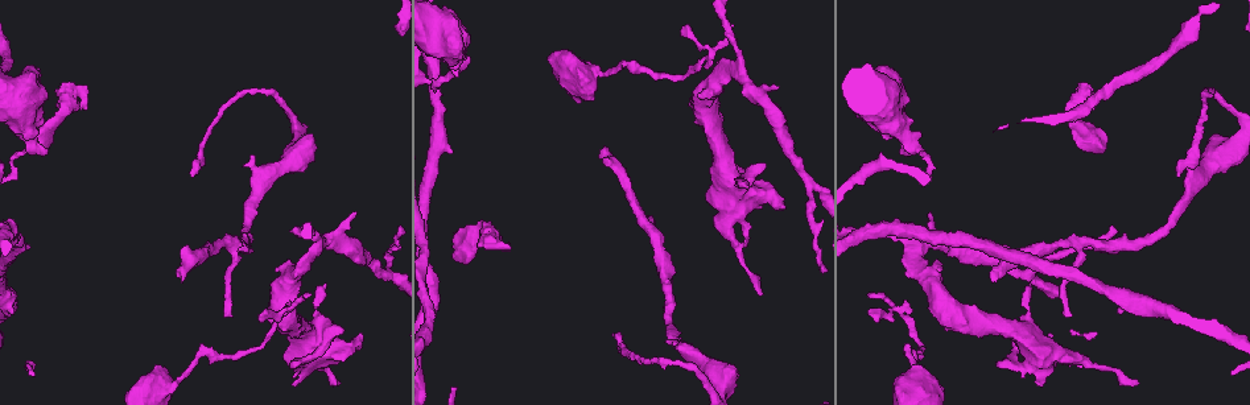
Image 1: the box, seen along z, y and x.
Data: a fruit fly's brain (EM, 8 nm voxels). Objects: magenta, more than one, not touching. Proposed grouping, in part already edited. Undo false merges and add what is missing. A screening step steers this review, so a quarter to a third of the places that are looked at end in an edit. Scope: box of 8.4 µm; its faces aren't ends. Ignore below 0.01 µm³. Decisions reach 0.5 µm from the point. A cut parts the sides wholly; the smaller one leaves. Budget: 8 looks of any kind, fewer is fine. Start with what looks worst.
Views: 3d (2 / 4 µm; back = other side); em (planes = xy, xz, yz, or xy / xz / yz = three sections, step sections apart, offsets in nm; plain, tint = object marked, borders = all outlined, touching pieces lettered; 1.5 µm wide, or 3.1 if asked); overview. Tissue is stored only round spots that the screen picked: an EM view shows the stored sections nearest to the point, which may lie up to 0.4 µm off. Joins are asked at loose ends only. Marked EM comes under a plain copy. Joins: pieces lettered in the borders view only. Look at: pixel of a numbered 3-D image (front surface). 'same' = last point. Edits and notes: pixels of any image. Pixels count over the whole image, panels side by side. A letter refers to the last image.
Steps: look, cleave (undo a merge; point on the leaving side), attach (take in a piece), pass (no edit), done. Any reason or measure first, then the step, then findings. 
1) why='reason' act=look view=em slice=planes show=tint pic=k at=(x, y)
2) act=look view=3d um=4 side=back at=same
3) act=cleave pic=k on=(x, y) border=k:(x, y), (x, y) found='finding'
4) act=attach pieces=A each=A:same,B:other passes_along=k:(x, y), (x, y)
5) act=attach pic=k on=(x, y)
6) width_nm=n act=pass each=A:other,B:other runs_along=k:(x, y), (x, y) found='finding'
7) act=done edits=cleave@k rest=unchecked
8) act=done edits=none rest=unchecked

why='an open end' act=look view=3d um=2 pic=1 at=(458, 258)

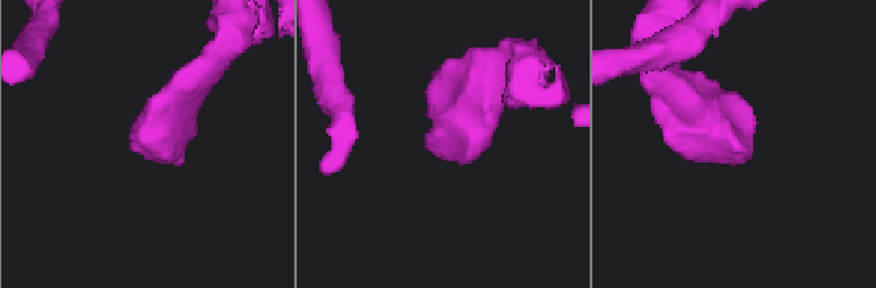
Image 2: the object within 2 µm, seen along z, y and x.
why='need the tissue' act=look view=em slice=planes show=borders pic=2 at=(739, 155)

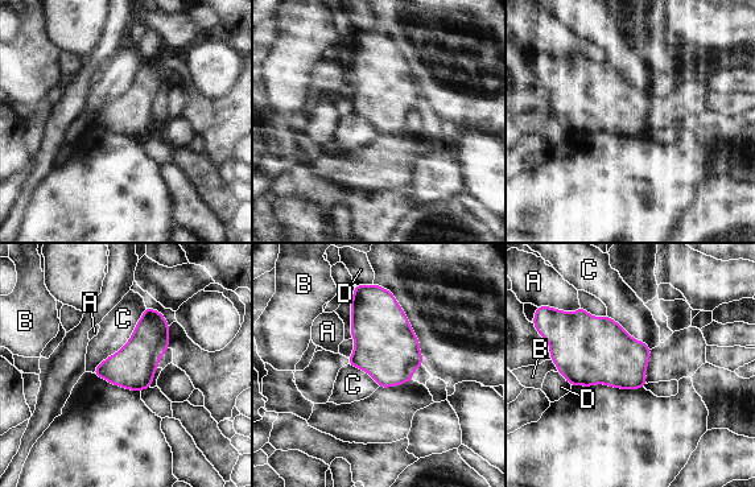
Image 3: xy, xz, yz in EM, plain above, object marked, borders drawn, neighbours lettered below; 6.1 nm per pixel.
longest_contact=C:500nm act=pass each=A:other,B:other,C:other,D:other border=3:(145, 306), (131, 337), (93, 372) found='none of them fits'

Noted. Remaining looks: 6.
why='thick turns thin' act=look view=em slice=planes show=borders pic=1 at=(26, 134)

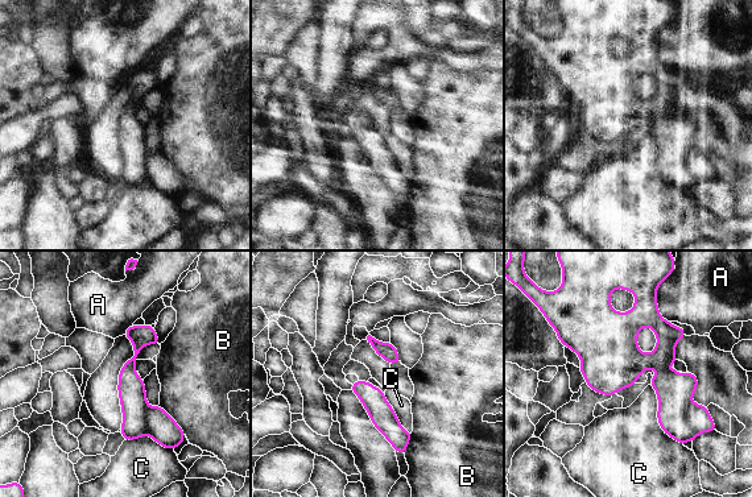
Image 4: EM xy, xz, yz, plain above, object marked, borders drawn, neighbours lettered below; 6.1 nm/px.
width_nm=140 act=cleave pic=4 on=(698, 414) each=A:other,B:other,C:other border=4:(690, 401), (686, 417), (698, 434) found='two cells meet here'

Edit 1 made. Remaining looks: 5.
why='free end' act=look view=3d um=4 pic=1 at=(231, 315)

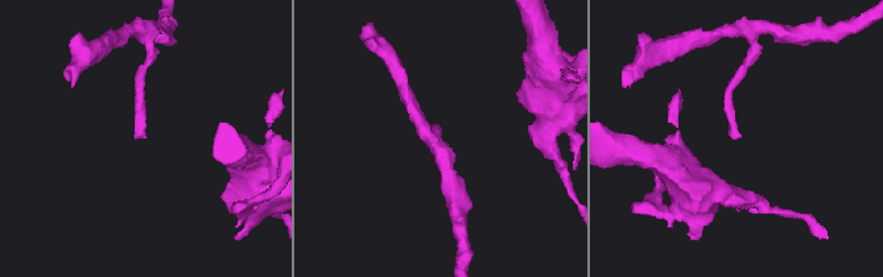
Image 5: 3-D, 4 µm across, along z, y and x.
act=look view=em slice=xy step=8 show=borders pic=5 at=(147, 137)

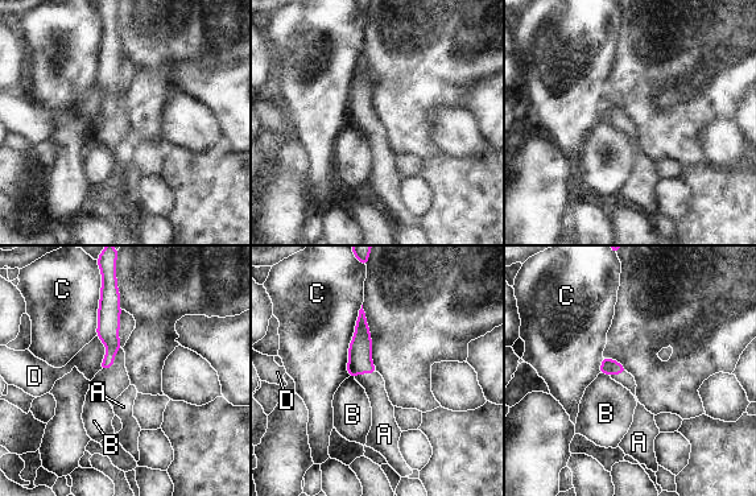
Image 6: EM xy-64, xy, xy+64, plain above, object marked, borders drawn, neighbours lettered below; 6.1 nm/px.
why='cut it another way' act=look view=em slice=planes show=borders at=same

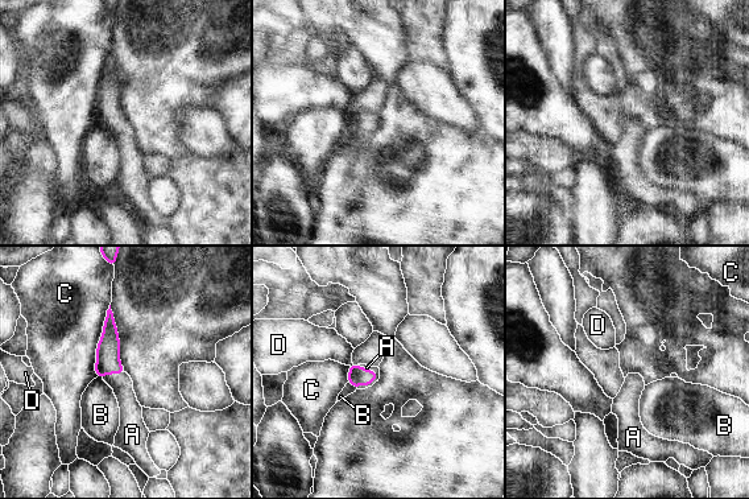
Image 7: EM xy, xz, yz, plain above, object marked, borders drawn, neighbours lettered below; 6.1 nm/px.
act=attach pieces=A each=A:same,B:other,C:other,D:other passes_along=7:(358, 375), (373, 370), (367, 367) found='it goes on there'

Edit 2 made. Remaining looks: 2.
act=done edits=cleave@4,attach@7 rest=unchecked

